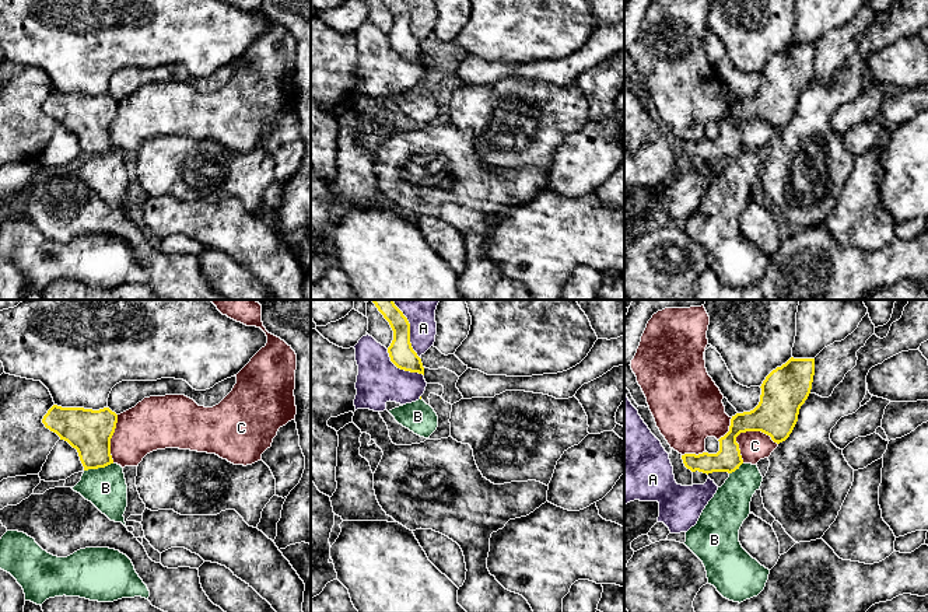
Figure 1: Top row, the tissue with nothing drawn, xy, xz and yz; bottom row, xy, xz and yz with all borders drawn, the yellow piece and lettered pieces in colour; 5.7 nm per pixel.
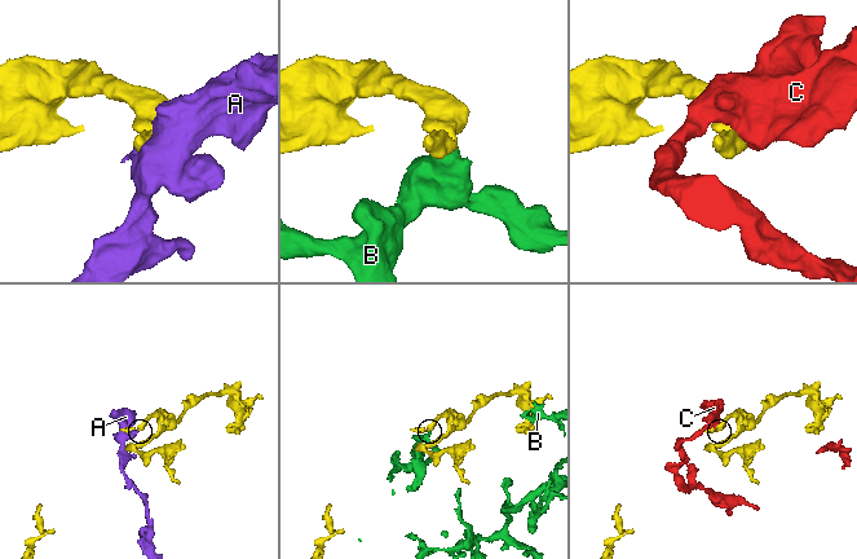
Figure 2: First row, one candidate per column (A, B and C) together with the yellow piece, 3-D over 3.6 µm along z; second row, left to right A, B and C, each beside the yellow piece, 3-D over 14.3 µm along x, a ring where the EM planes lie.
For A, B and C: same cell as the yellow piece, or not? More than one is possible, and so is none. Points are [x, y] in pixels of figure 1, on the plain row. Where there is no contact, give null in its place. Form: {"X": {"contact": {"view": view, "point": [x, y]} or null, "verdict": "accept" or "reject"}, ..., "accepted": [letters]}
{"A": {"contact": {"view": "xz", "point": [402, 55]}, "verdict": "reject"}, "B": {"contact": {"view": "xy", "point": [98, 153]}, "verdict": "reject"}, "C": {"contact": {"view": "yz", "point": [756, 116]}, "verdict": "reject"}, "accepted": []}

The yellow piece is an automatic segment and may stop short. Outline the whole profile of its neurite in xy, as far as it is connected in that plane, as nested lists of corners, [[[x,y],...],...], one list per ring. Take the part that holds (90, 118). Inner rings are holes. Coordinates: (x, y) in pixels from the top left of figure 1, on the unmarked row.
[[[53,91],[42,109],[77,136],[84,157],[113,150],[111,125],[116,115],[118,101],[109,94],[92,97]]]

